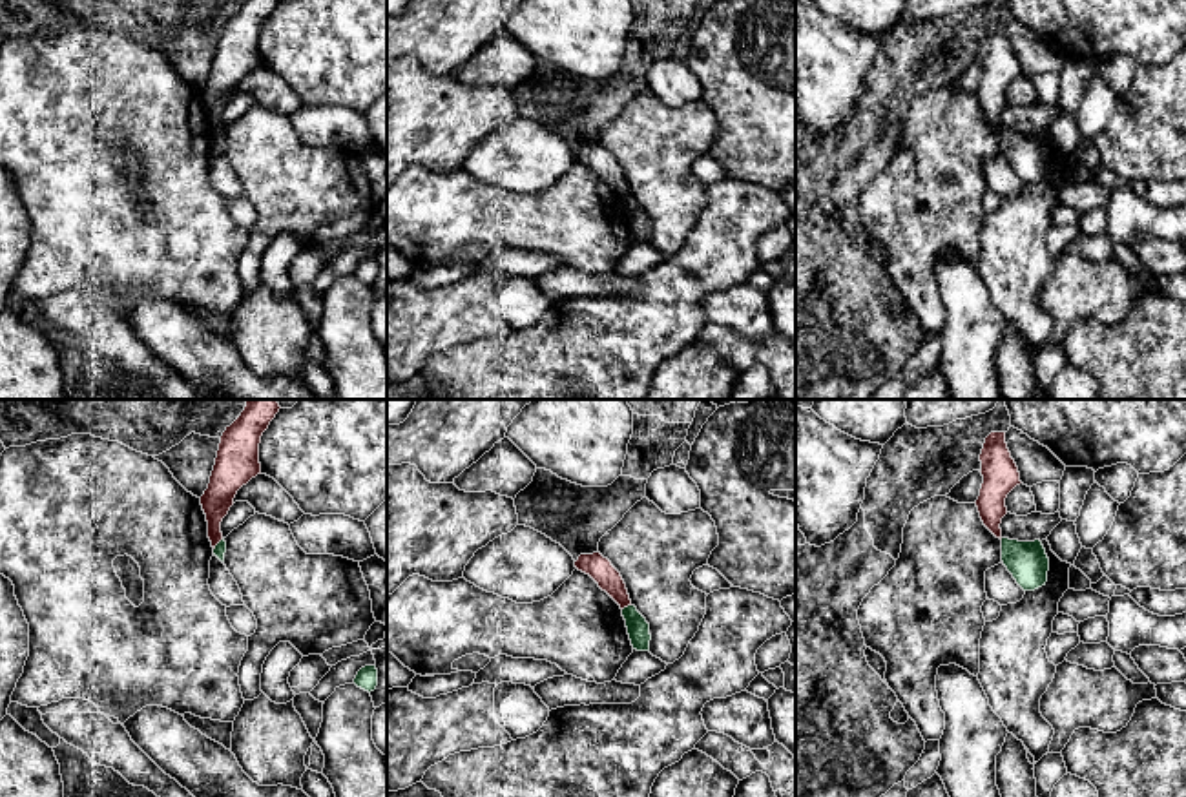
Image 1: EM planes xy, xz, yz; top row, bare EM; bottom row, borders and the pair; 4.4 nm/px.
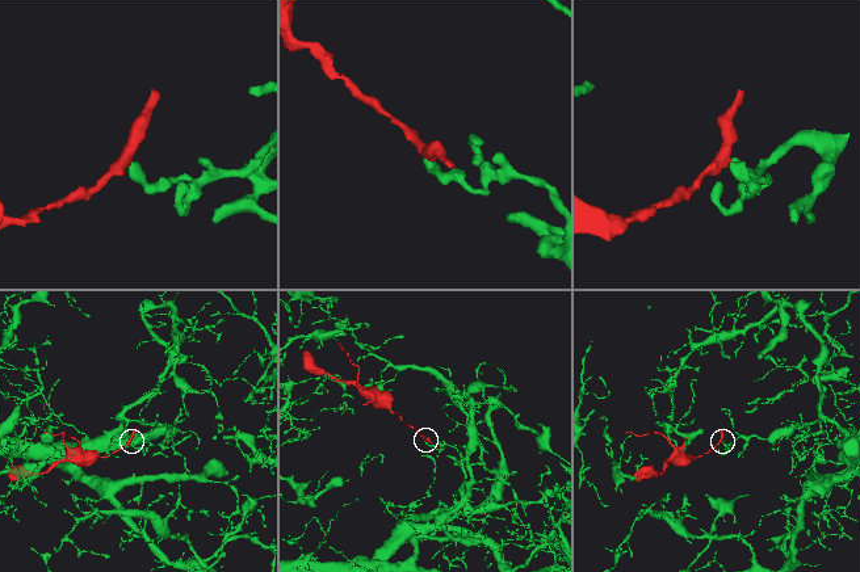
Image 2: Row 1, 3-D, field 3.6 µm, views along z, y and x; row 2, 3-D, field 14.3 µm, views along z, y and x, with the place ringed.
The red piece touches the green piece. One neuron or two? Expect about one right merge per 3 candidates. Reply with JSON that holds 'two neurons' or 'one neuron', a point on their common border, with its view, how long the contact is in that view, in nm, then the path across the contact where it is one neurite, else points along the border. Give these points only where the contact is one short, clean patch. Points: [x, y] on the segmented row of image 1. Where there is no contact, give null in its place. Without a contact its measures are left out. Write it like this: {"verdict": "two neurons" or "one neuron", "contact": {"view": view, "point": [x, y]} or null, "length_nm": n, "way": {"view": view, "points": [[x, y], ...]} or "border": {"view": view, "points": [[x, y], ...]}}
{"verdict": "two neurons", "contact": {"view": "xz", "point": [626, 606]}, "length_nm": 50, "border": {"view": "xz", "points": [[630, 604], [623, 610]]}}

